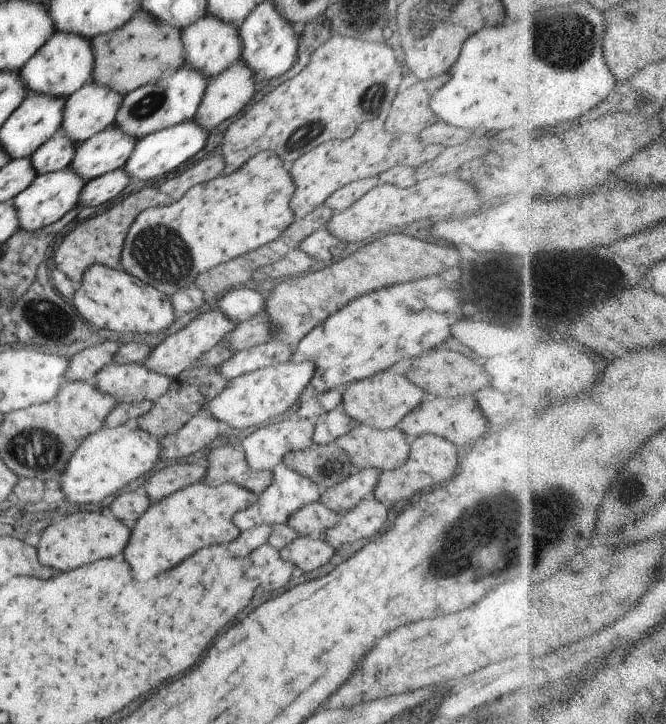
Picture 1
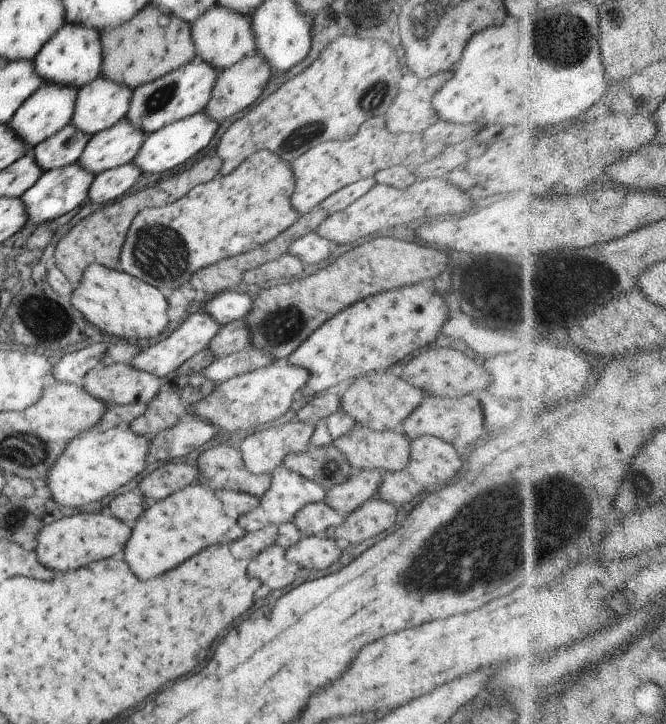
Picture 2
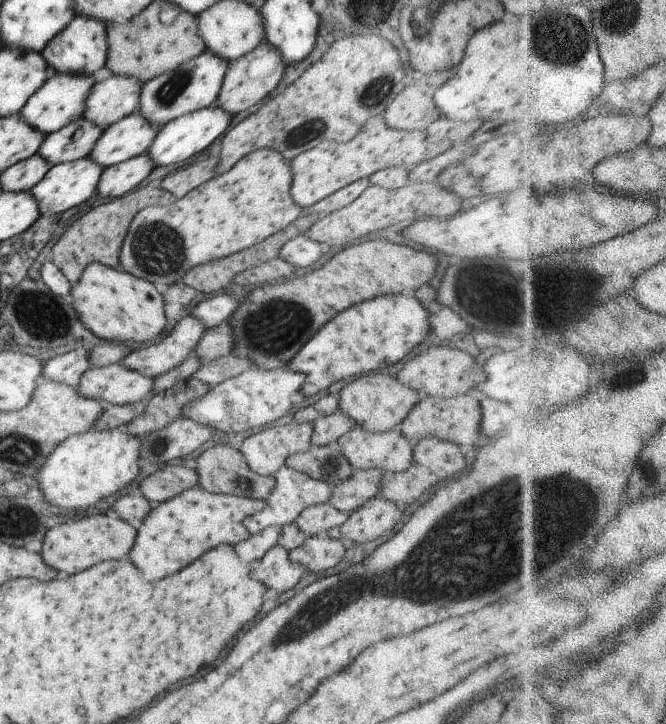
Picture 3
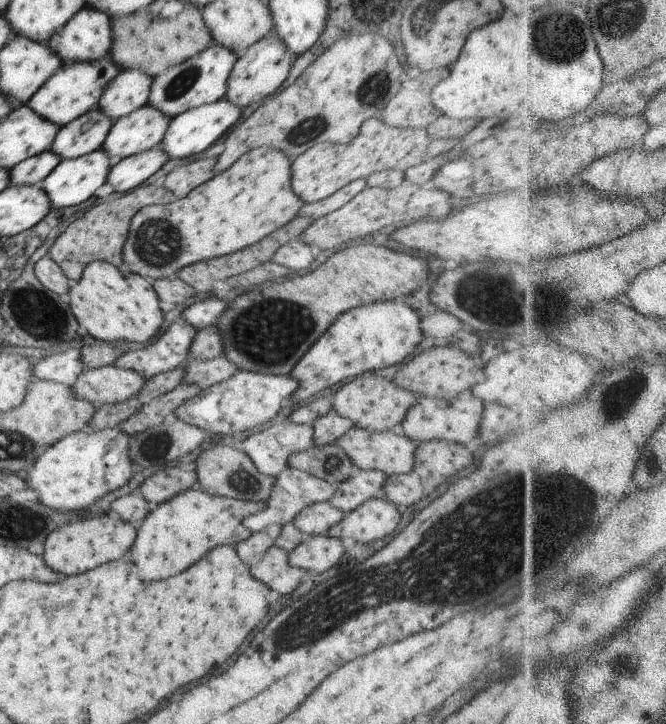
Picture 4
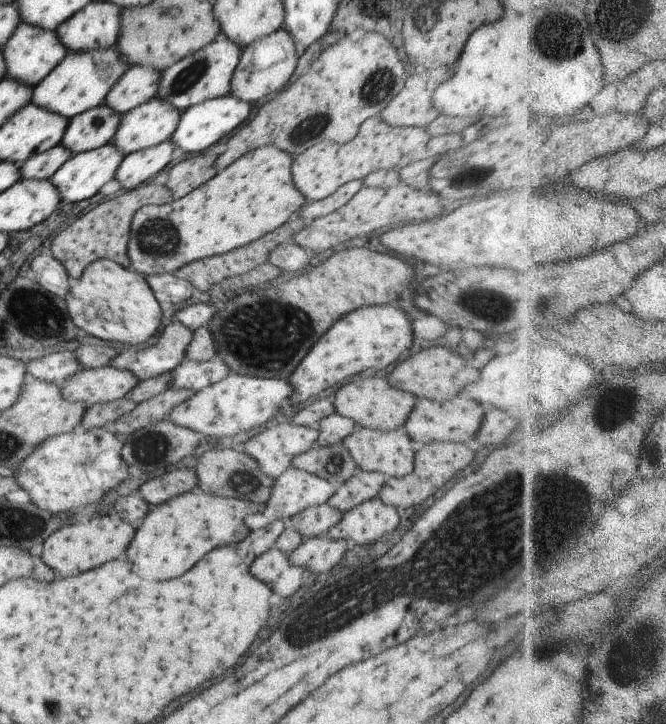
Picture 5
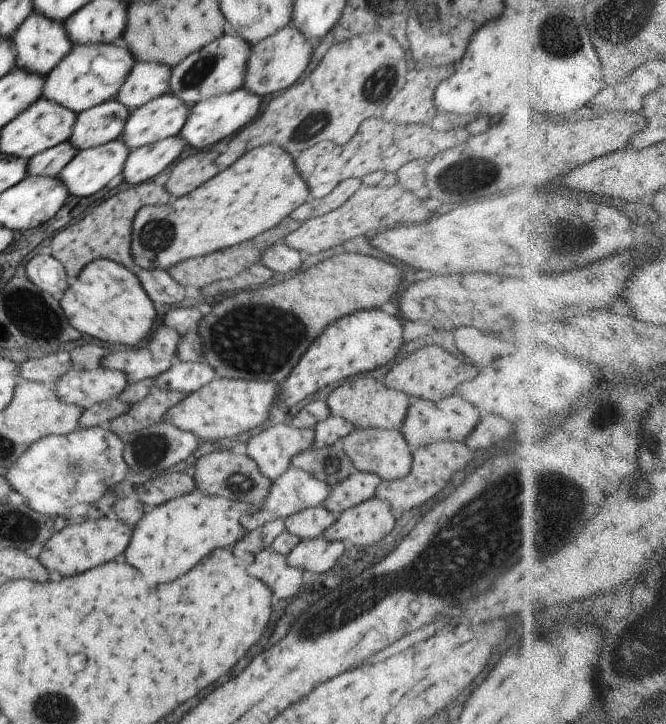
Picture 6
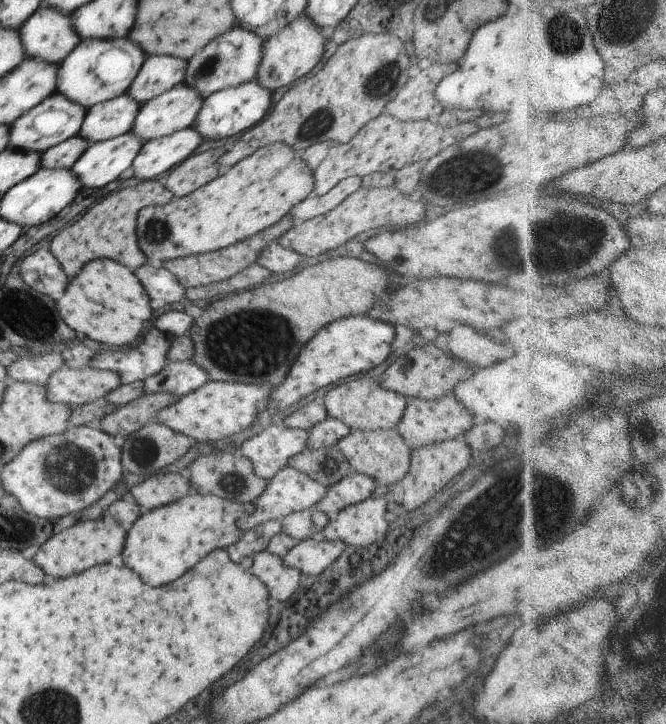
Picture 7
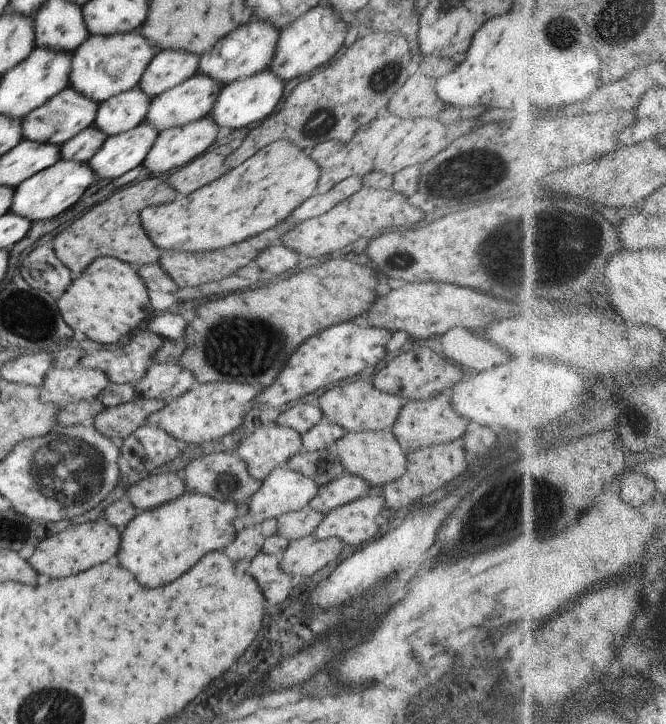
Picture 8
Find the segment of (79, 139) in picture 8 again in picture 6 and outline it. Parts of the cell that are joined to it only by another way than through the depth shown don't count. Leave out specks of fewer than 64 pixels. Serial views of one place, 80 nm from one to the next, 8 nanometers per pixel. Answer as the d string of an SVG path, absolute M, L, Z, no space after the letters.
M70 141L61 142L29 159L28 175L58 177L77 152L77 148Z

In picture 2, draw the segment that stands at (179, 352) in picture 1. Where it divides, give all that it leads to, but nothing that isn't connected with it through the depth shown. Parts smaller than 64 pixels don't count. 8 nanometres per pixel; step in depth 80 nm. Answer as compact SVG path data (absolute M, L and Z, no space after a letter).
M204 312L190 314L184 322L180 322L180 326L170 336L164 338L164 340L160 340L158 344L152 344L152 346L142 349L138 356L134 356L134 359L128 364L137 370L148 372L153 376L158 376L160 379L167 381L170 377L175 376L176 370L188 358L192 358L194 354L206 350L210 346L210 340L218 334L218 330L222 330L222 326L216 324L208 314Z

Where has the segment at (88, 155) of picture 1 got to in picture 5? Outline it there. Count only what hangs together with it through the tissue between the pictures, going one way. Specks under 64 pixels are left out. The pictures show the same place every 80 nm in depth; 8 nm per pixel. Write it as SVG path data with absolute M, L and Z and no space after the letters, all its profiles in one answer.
M160 97L122 115L113 142L124 154L168 140L178 126L181 110Z

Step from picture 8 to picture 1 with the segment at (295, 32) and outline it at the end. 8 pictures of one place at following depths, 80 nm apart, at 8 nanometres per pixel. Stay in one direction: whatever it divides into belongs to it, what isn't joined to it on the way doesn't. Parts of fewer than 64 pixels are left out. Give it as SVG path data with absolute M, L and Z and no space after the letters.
M236 61L229 69L209 78L194 120L211 131L250 102L262 85L259 81L244 61Z

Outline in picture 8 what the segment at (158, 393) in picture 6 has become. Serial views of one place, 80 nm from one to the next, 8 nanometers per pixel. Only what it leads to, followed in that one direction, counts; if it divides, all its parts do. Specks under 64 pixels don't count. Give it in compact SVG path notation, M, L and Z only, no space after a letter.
M136 394L124 404L104 408L93 418L93 425L104 436L125 439L142 425L146 425L149 414L162 409L165 404L166 401L144 398Z

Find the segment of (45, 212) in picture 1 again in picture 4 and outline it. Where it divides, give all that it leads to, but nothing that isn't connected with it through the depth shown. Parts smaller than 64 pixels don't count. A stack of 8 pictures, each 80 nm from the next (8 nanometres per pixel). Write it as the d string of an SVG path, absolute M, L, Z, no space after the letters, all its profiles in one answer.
M100 148L81 157L62 159L60 164L40 184L47 192L47 197L50 197L51 208L61 209L74 206L95 196L94 192L107 182L112 166L113 163L108 153Z

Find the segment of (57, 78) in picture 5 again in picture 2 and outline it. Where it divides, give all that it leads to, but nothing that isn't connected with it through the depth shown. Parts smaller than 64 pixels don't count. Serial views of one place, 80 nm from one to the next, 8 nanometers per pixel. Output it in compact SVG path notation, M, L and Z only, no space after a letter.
M43 84L28 98L18 110L14 113L8 126L13 133L26 144L30 149L38 146L54 136L60 130L63 130L68 124L72 123L74 116L74 104L76 104L76 94L78 88L74 86L58 86L55 84Z

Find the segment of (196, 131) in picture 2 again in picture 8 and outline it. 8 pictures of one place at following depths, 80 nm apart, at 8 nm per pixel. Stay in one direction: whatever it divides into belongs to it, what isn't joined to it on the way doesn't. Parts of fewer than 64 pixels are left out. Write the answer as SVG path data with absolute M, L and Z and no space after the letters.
M266 69L224 86L210 114L221 129L221 134L231 132L242 126L248 126L251 122L270 116L278 102L280 102L280 98L282 98L283 82L284 80L274 71Z

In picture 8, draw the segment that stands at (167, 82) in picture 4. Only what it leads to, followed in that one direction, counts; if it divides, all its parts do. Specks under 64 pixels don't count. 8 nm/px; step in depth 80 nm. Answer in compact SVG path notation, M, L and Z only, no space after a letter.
M254 18L254 22L234 30L232 34L228 34L226 38L222 38L220 42L217 42L214 48L201 54L197 73L204 73L215 81L222 83L223 86L238 79L248 78L253 74L260 73L271 66L281 32L282 29L271 22Z

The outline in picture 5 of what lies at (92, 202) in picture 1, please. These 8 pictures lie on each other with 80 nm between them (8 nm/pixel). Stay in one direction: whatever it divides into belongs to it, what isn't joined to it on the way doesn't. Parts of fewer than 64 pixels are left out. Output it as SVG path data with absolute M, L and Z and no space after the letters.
M171 139L127 154L116 171L115 178L127 191L152 180L172 160L176 148Z

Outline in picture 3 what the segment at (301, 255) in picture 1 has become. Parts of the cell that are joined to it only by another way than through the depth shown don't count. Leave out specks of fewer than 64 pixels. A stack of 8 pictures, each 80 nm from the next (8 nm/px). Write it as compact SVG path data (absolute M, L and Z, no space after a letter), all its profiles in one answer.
M276 257L272 258L272 260L267 260L258 266L244 269L234 276L232 282L251 288L277 277L288 277L296 269L297 268L292 266L292 264L288 264L286 260Z

